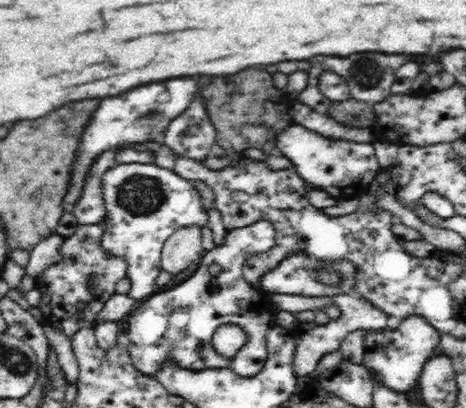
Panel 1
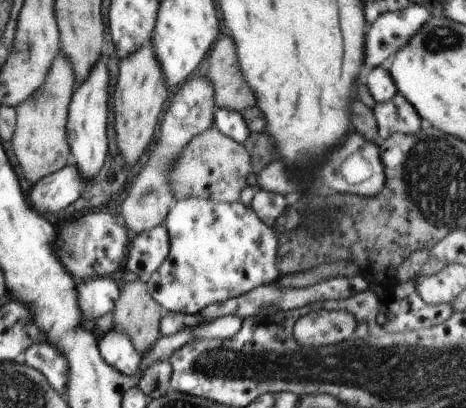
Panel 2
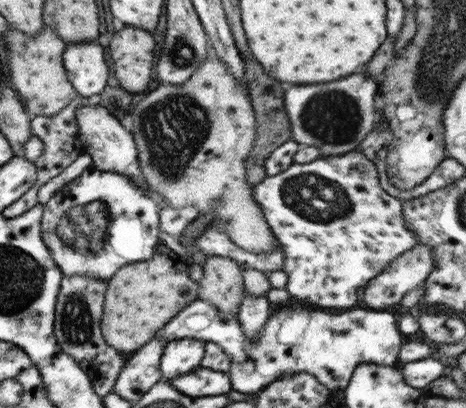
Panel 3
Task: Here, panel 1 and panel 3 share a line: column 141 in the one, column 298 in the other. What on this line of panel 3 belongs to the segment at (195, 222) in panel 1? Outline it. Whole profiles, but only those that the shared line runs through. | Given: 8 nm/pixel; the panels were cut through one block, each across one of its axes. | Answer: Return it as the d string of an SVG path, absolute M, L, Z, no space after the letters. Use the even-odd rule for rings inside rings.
M359 150L343 156L319 156L307 164L291 164L281 174L269 176L251 188L251 198L259 206L273 236L283 246L283 272L287 274L287 292L305 306L321 310L349 310L355 304L357 288L363 288L371 278L385 270L403 252L417 244L413 232L403 226L401 200L389 196L379 186L375 162Z

